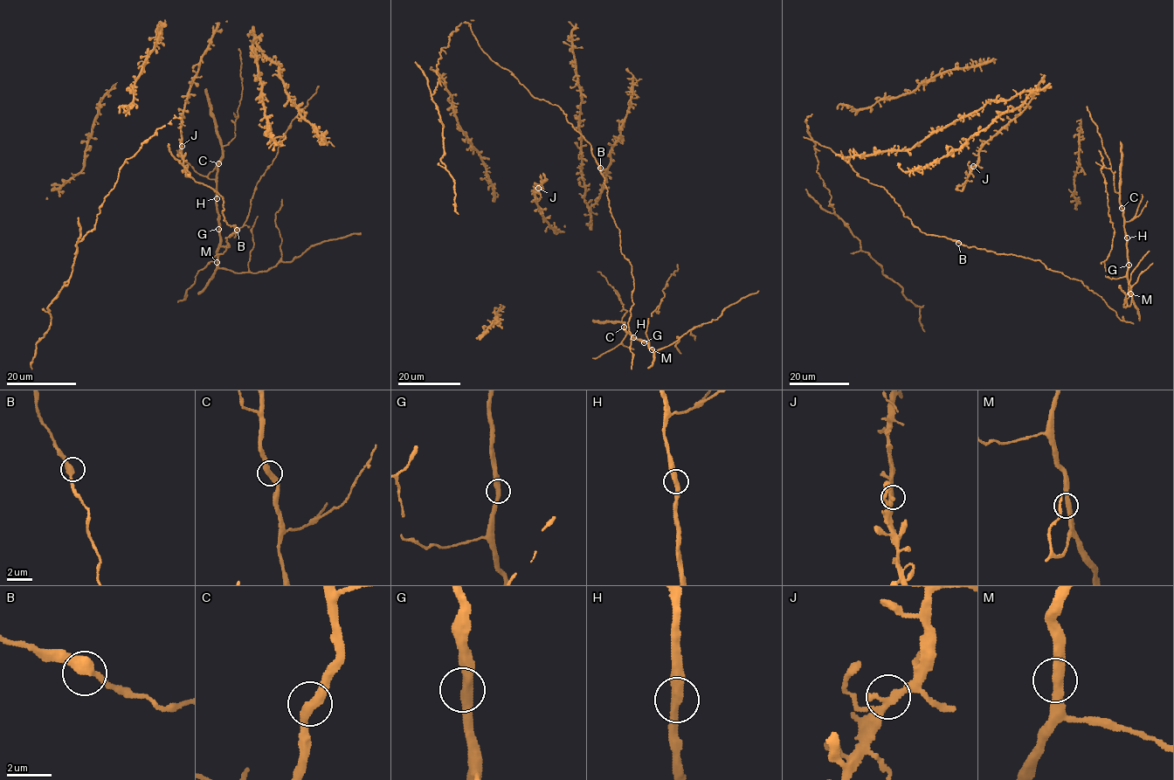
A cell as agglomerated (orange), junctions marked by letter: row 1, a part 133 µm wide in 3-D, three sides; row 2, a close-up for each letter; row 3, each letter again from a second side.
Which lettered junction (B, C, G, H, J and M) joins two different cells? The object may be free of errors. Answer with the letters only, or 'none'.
none

